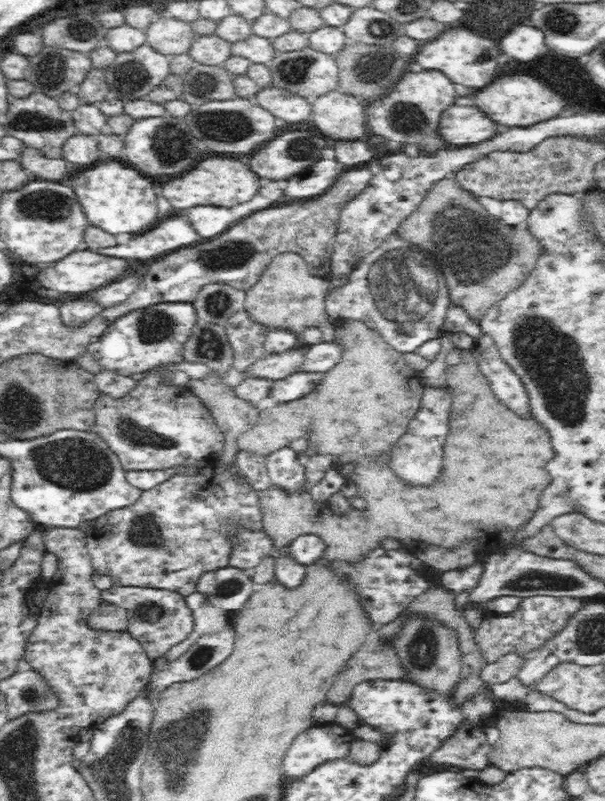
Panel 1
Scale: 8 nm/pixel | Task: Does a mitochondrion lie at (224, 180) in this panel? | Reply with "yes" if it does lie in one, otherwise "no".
no

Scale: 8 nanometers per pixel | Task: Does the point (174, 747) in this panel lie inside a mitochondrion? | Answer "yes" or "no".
yes

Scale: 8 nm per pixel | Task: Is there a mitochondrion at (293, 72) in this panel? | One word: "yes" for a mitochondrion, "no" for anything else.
yes

